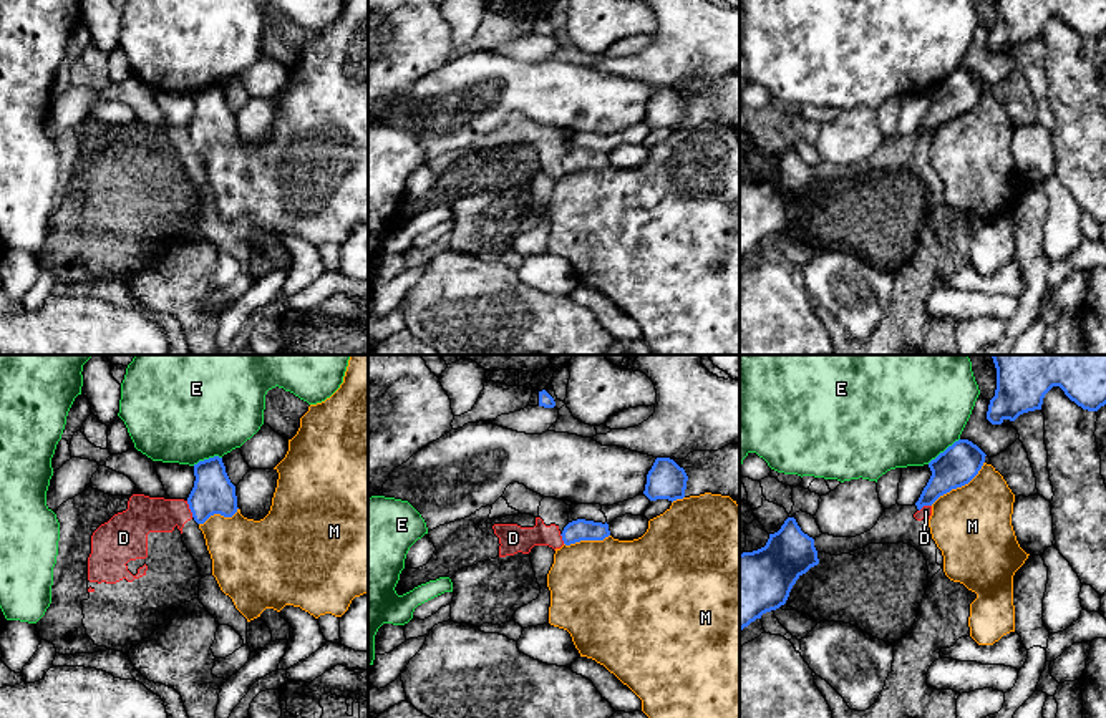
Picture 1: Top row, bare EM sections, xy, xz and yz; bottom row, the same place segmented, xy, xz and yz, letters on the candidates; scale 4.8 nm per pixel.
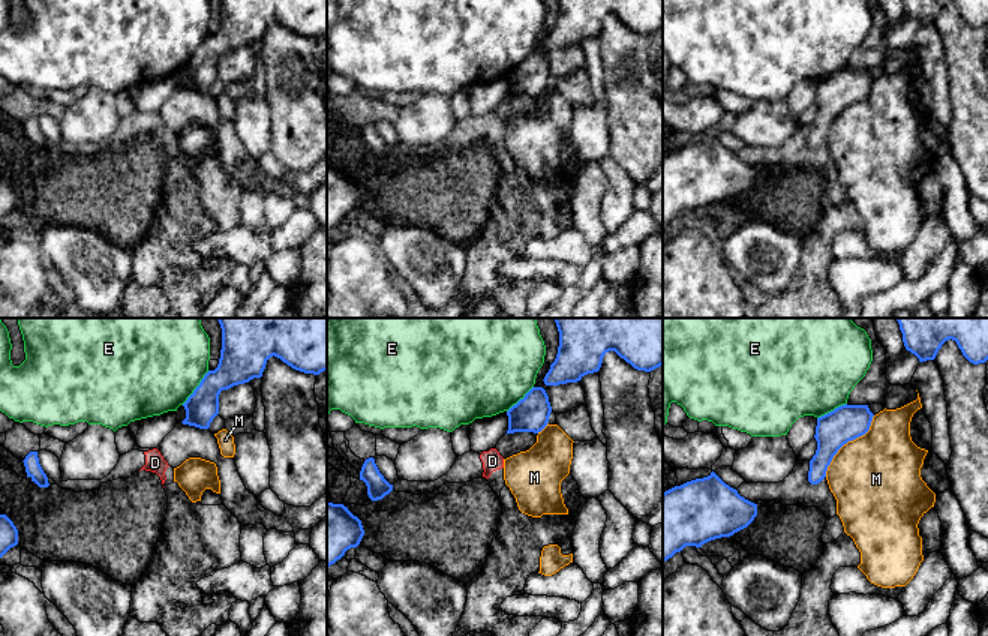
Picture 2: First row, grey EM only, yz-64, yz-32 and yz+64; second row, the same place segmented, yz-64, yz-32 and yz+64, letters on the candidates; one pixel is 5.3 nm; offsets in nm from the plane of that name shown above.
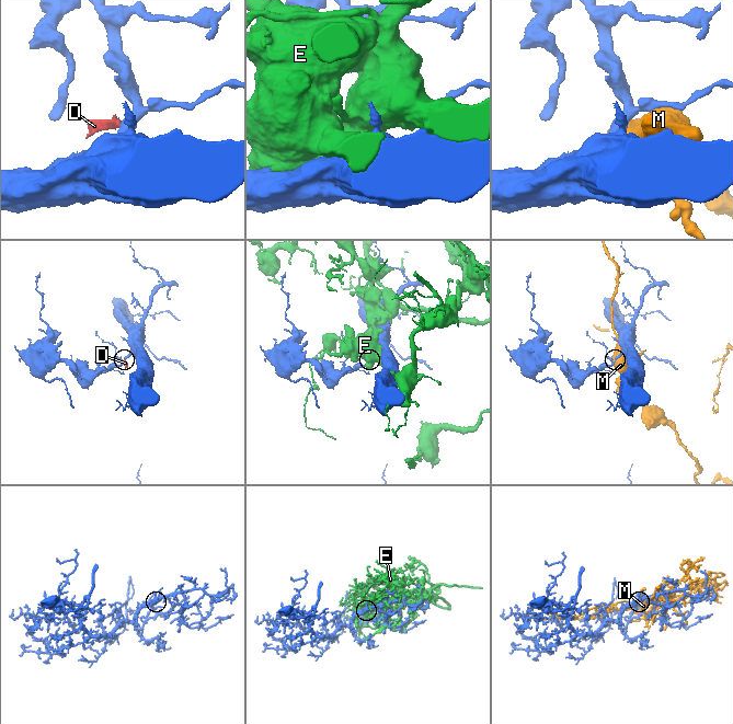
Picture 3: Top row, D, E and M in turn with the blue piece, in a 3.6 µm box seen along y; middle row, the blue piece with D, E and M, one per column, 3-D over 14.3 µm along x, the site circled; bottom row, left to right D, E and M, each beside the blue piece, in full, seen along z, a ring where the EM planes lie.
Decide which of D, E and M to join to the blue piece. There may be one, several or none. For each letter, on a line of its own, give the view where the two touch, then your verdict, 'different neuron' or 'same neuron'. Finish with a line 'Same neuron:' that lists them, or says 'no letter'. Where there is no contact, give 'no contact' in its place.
D: contact in xy; different neuron
E: contact in yz; different neuron
M: contact in yz; different neuron
Same neuron: no letter

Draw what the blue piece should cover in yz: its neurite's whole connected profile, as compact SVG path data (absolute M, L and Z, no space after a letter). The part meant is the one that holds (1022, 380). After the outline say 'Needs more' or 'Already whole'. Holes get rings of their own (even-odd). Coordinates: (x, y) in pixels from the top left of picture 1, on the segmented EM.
M992 355L997 390L987 420L1002 424L1041 410L1045 395L1060 386L1088 411L1106 405L1106 355Z. Already whole

